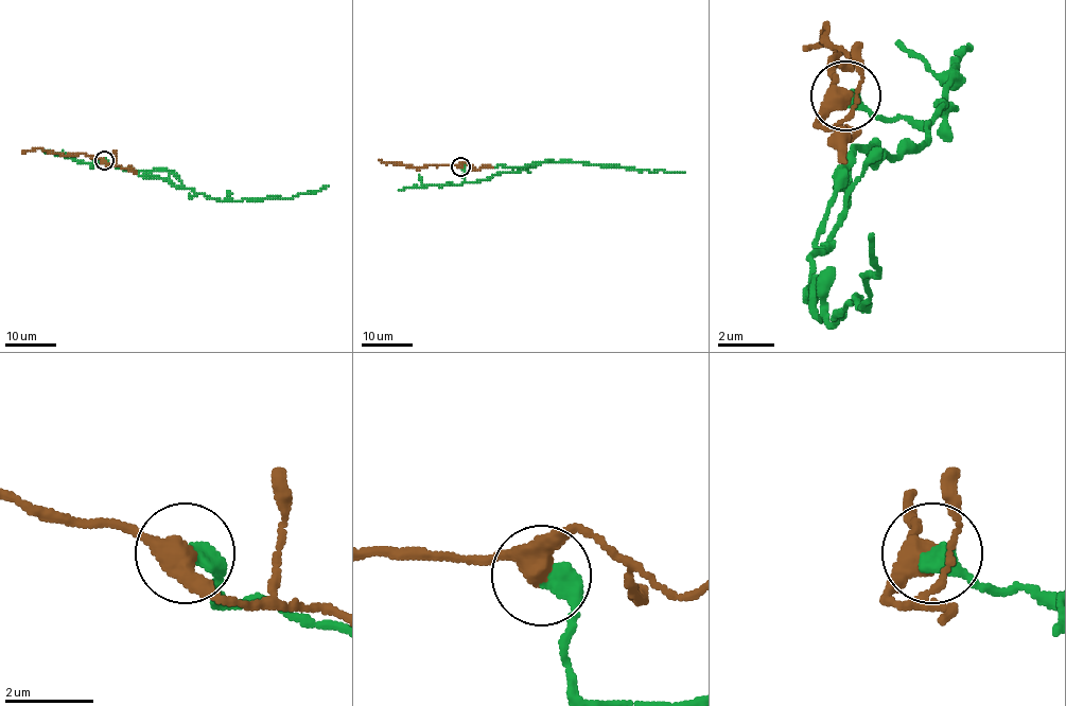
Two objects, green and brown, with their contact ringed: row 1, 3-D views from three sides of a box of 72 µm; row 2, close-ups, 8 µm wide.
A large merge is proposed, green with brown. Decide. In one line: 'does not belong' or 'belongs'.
belongs

